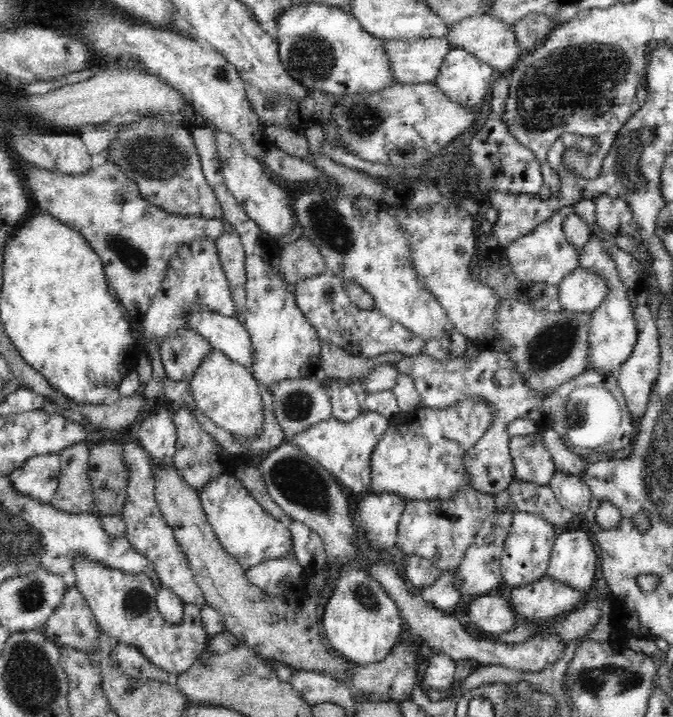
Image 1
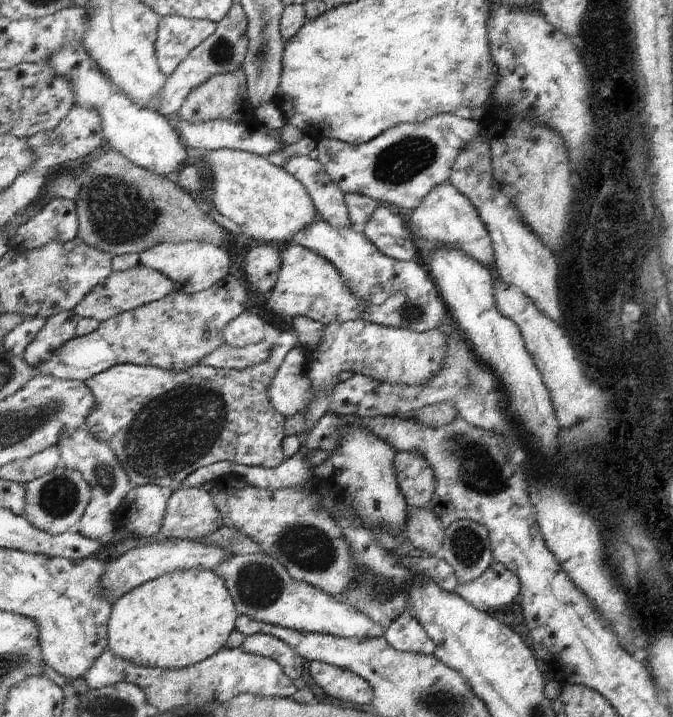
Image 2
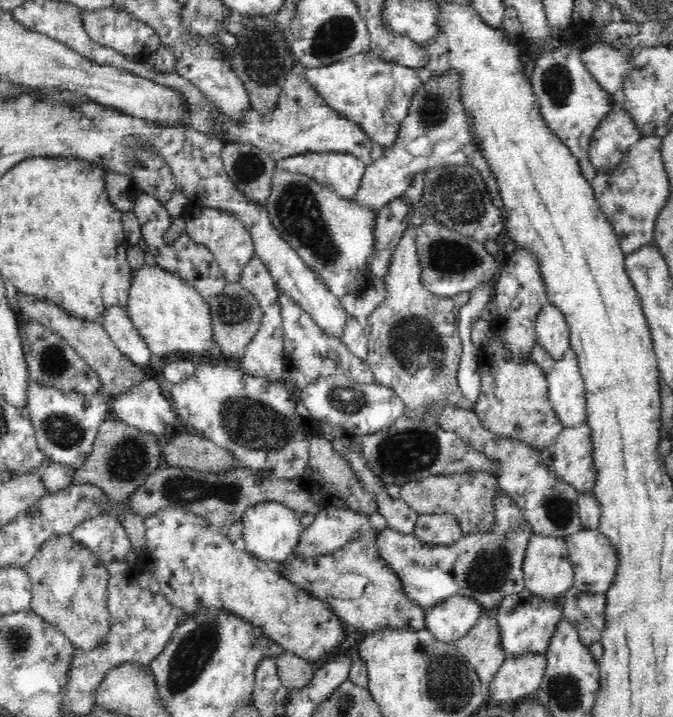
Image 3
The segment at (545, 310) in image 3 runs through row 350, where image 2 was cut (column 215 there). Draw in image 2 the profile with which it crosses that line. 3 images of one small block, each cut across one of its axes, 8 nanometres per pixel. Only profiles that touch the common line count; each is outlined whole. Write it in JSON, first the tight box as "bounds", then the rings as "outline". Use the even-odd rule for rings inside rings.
{"bounds":[102,537,232,604],"outline":[[[176,537],[166,542],[152,543],[136,547],[128,554],[112,559],[106,564],[102,590],[113,604],[125,597],[129,592],[145,585],[148,581],[159,579],[161,576],[183,570],[211,570],[221,565],[226,559],[232,557],[223,548],[214,545],[205,545],[191,539],[177,539]]]}

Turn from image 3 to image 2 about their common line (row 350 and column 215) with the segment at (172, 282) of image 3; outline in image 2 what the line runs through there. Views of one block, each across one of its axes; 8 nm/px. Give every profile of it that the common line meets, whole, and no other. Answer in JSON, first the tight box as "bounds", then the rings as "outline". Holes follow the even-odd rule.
{"bounds":[204,149,320,246],"outline":[[[233,149],[205,151],[204,154],[213,178],[210,200],[219,213],[238,224],[241,232],[250,238],[284,246],[320,218],[305,185],[287,169],[269,162],[267,157]]]}

